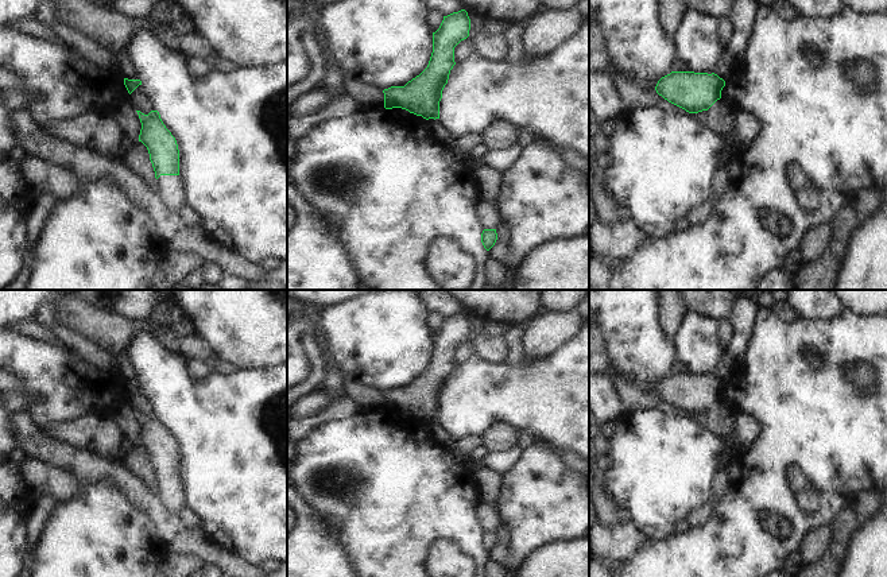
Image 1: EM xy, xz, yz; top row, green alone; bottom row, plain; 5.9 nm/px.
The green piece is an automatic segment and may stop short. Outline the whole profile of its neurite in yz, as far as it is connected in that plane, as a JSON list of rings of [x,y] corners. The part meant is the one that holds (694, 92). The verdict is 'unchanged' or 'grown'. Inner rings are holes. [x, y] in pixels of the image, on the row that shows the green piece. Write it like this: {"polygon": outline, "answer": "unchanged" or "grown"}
{"polygon": [[[671,71],[658,81],[655,90],[686,112],[698,113],[721,98],[724,86],[725,81],[714,73]]], "answer": "unchanged"}

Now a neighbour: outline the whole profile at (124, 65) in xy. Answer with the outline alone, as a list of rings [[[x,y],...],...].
[[[123,54],[117,55],[117,65],[124,78],[139,80],[129,59],[125,55]]]

